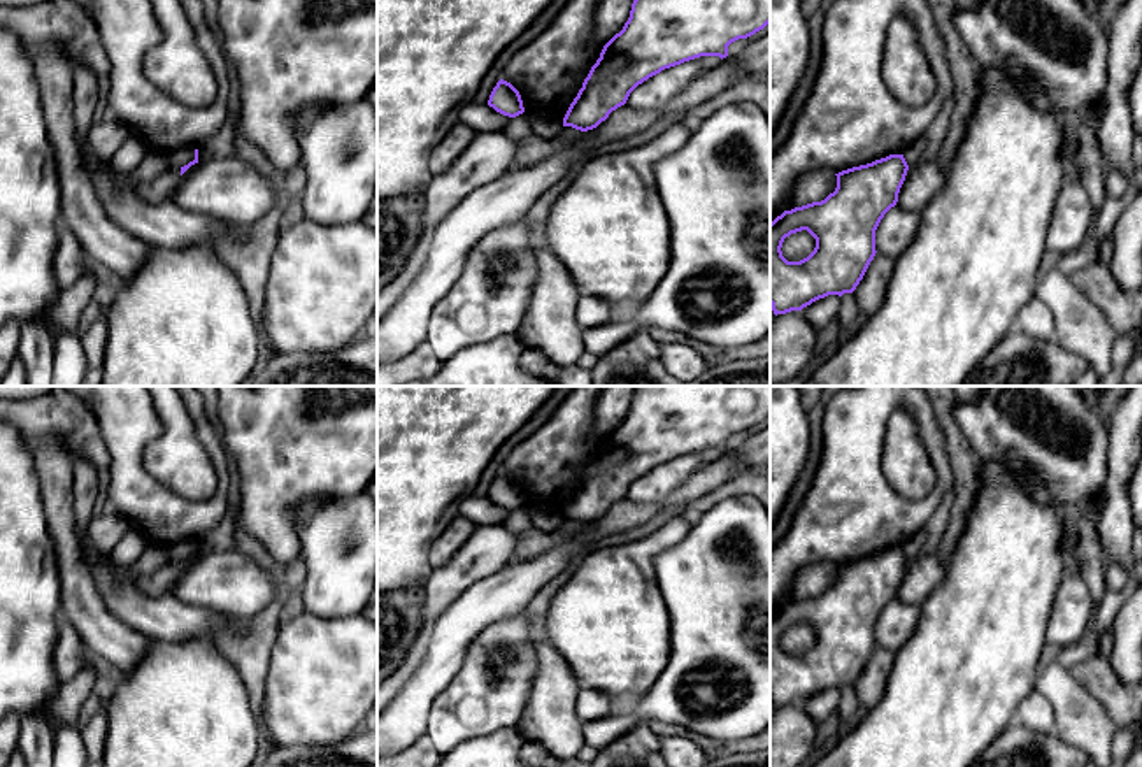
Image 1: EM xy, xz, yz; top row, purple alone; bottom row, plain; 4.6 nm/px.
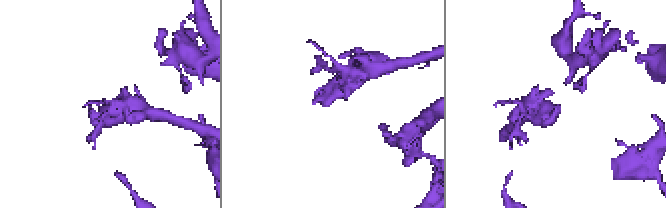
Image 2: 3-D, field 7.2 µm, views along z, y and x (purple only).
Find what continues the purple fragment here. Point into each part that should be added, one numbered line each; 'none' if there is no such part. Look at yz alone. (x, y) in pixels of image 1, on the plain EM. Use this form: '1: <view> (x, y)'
none

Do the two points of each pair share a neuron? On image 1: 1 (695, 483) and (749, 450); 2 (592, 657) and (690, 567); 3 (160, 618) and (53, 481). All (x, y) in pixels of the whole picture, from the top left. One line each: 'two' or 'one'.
1: one
2: two
3: two

